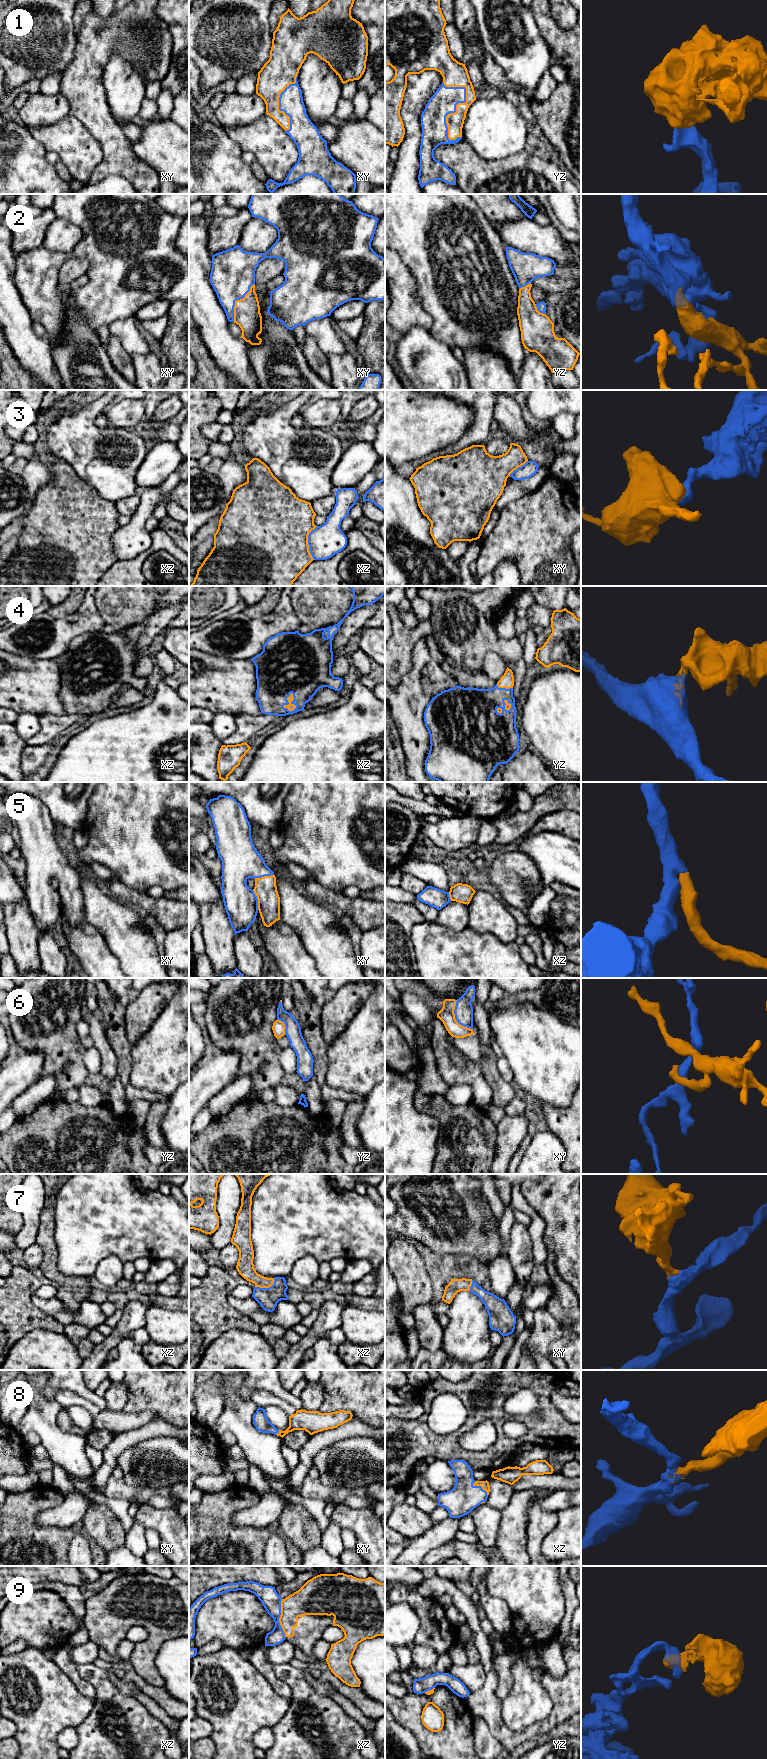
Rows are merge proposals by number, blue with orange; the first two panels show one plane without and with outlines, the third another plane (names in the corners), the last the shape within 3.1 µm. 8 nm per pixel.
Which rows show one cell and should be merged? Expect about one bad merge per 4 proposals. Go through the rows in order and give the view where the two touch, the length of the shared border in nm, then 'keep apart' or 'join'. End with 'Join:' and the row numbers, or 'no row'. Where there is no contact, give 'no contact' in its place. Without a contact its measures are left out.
1: meets blue in yz; contact 480 nm long; join
2: meets blue in xy; contact 360 nm long; join
3: meets blue in xz; contact 280 nm long; keep apart
4: meets blue in xz; contact 160 nm long; join
5: meets blue in xy; contact 170 nm long; join
6: meets blue in xy; contact 280 nm long; keep apart
7: meets blue in xz; contact 180 nm long; join
8: meets blue in xz; contact 160 nm long; join
9: meets blue in xz; contact 320 nm long; keep apart
Join: 1, 2, 4, 5, 7, 8

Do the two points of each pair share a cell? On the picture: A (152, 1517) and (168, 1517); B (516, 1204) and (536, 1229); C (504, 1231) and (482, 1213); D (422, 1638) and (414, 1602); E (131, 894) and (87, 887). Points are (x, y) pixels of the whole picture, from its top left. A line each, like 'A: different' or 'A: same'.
A: same
B: same
C: different
D: same
E: different

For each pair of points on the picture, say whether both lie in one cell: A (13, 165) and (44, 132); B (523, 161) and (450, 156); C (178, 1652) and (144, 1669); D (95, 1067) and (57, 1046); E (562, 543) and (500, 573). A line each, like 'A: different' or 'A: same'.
A: different
B: same
C: different
D: different
E: different

